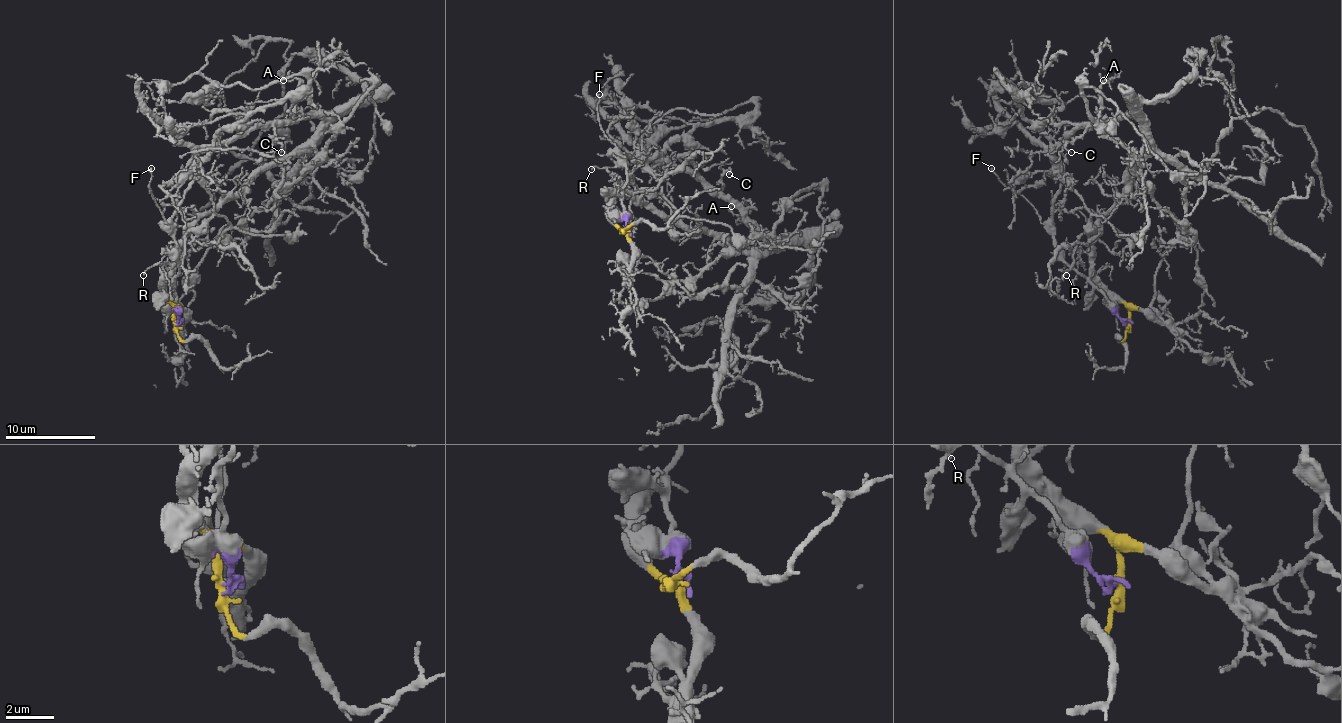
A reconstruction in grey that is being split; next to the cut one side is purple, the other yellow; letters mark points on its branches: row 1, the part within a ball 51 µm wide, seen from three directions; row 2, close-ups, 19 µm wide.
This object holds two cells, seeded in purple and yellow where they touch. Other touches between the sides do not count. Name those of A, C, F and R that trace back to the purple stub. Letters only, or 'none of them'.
F, R

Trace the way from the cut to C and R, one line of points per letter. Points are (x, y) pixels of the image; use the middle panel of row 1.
C: (622, 231), (613, 201), (640, 197), (674, 222), (742, 246), (768, 242), (721, 190), (728, 168), (728, 174)
R: (622, 231), (627, 226), (622, 204), (627, 170), (591, 170)

